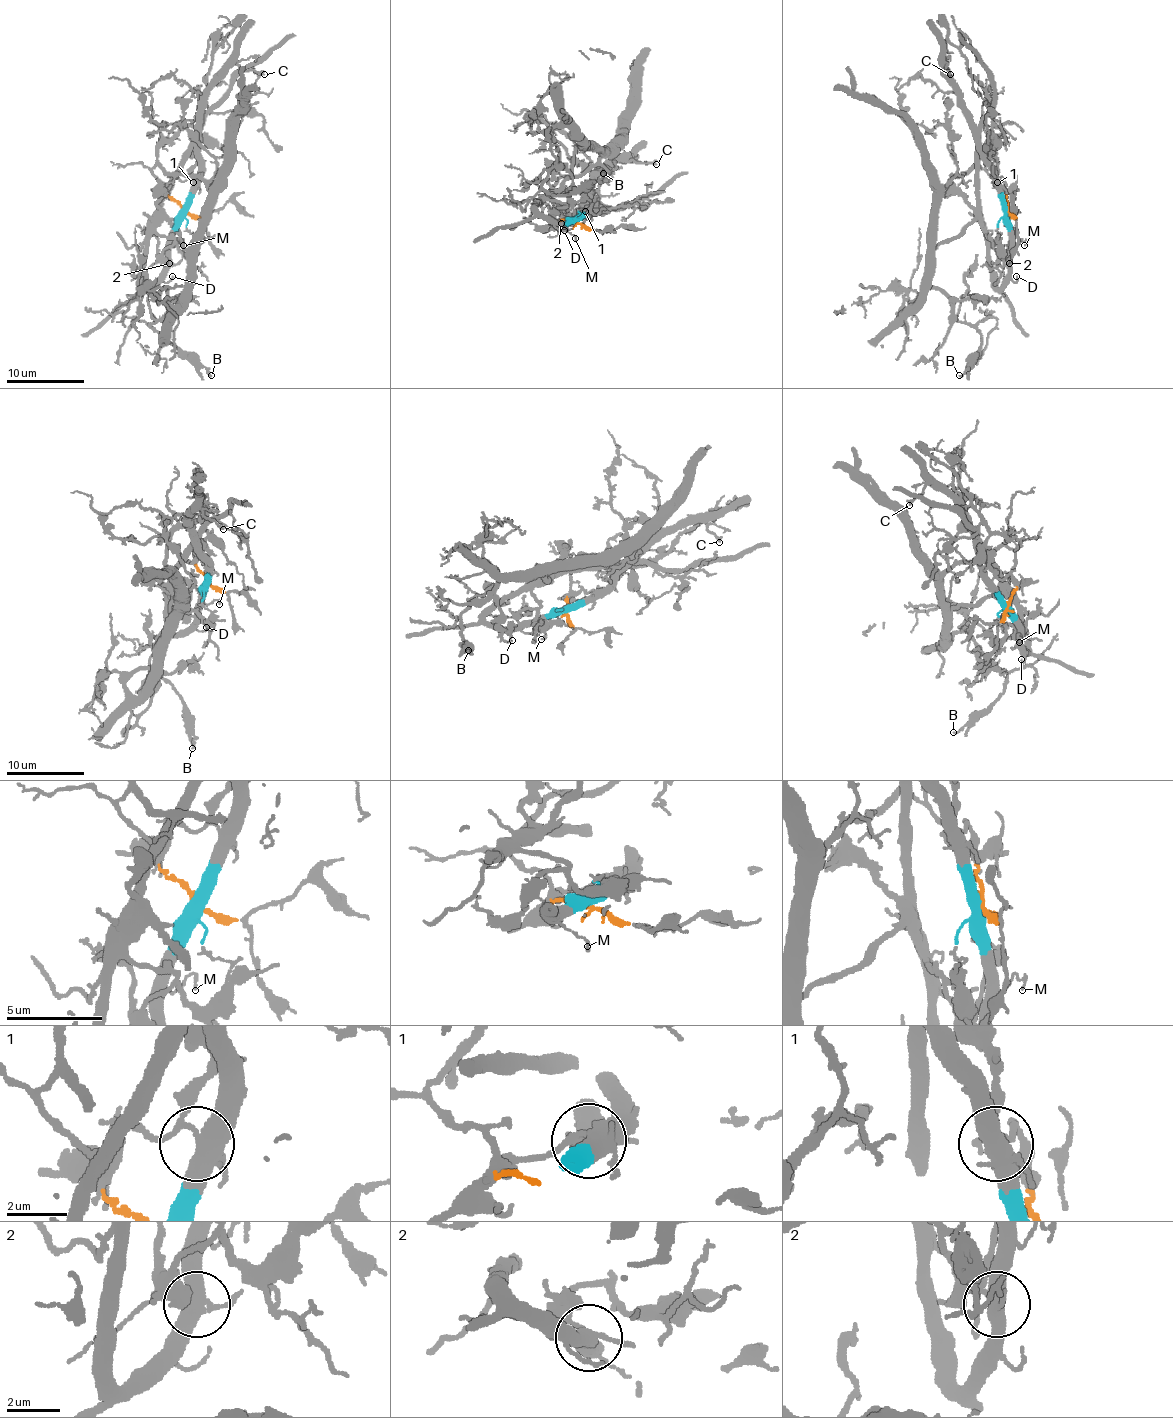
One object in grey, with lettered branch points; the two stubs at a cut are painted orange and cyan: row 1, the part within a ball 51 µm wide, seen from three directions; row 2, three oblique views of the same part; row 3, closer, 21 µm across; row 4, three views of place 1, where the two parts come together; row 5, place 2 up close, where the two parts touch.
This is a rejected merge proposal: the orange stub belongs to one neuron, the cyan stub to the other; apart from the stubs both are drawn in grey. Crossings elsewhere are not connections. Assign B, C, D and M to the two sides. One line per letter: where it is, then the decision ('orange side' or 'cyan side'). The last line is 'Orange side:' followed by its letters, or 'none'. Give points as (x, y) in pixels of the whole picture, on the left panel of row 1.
B: at (211, 375); orange side
C: at (264, 74); cyan side
D: at (172, 276); cyan side
M: at (183, 245); cyan side
Orange side: B

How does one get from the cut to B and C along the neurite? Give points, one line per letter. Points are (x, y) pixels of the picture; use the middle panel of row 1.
B: (574, 221), (543, 196), (600, 155), (557, 125), (559, 163), (541, 186), (588, 190), (604, 172)
C: (574, 221), (590, 206), (590, 184), (615, 163), (627, 161), (656, 164)

